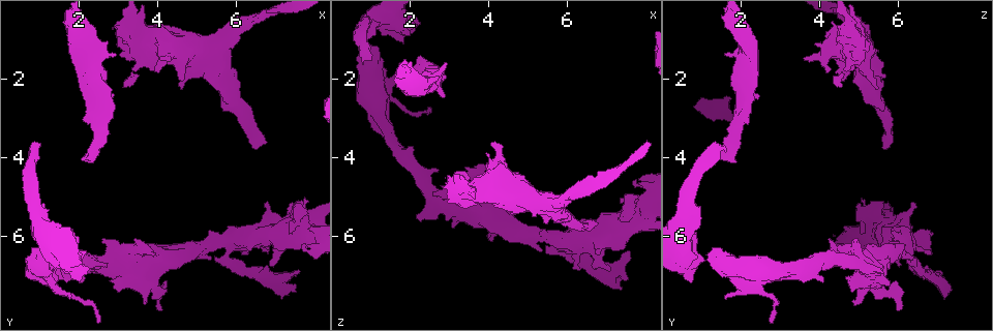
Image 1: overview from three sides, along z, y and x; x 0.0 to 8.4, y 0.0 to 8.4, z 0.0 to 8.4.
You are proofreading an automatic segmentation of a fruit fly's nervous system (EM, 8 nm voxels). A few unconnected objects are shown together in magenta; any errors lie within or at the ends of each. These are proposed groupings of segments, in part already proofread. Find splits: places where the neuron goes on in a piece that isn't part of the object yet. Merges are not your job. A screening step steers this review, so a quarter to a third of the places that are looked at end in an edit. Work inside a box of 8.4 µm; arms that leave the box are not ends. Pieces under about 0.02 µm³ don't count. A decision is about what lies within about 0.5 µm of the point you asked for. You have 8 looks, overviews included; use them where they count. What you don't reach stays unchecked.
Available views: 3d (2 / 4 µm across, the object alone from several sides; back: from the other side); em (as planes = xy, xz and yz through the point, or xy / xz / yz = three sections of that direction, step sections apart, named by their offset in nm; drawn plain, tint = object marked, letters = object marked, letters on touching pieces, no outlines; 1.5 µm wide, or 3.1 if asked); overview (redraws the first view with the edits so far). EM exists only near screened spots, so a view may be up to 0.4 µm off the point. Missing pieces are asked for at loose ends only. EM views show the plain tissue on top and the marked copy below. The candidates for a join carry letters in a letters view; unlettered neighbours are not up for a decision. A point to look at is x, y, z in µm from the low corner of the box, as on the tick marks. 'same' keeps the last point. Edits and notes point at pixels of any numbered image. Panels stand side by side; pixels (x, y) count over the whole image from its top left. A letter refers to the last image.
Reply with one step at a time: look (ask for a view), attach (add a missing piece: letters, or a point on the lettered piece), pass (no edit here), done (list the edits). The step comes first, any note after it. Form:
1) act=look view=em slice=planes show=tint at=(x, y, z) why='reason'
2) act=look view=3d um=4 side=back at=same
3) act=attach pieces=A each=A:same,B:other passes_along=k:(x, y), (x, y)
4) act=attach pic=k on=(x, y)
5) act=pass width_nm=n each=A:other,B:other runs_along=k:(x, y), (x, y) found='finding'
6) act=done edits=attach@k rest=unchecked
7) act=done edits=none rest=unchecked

act=look view=em slice=planes show=letters at=(2.85, 1.35, 1.60) why='free end'

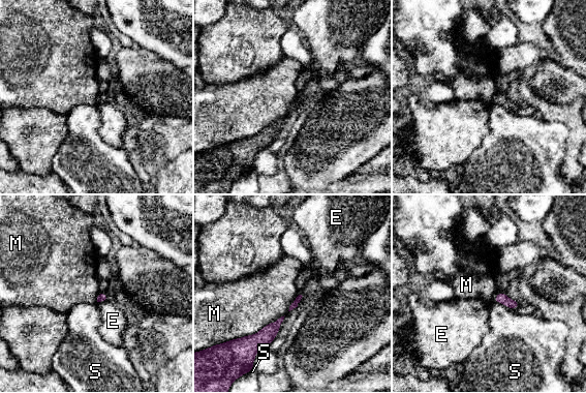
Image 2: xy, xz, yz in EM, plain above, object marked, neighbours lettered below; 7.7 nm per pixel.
act=pass longest_contact=M:420nm each=E:other,M:other,S:other border=2:(284, 314), (256, 332), (237, 339) found='no lettered piece goes on from it'

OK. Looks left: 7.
act=look view=3d um=4 at=(1.05, 3.75, 1.50) why='branch stops here'

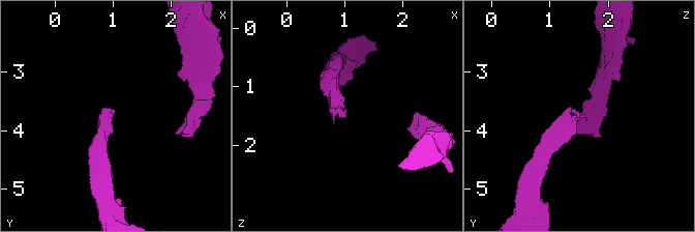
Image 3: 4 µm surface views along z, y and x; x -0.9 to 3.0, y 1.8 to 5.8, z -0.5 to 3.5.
act=look view=em slice=xy step=8 show=letters at=(1.05, 3.70, 1.55) why='need the tissue'

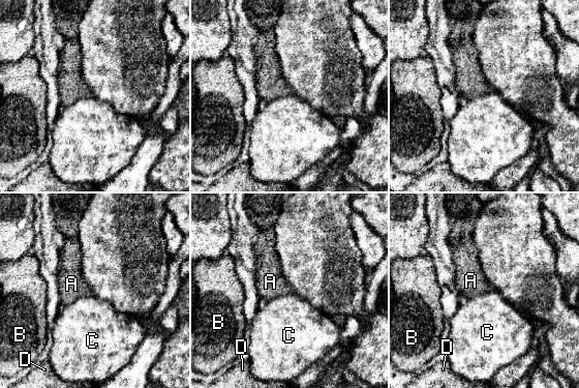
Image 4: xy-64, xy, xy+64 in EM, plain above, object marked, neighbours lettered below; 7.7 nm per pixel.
act=look view=em slice=planes show=letters at=same why='another direction'

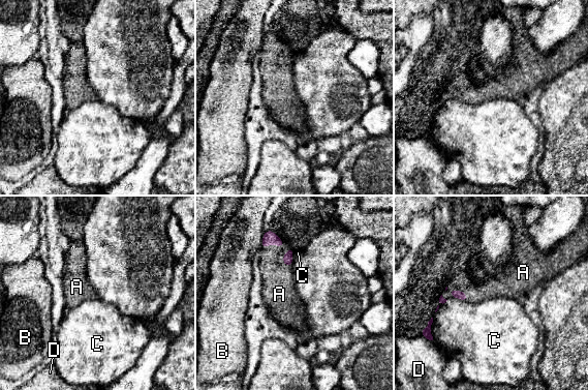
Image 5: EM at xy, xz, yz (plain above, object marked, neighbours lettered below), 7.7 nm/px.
act=attach pieces=A each=A:same,B:other,C:other,D:other found='the neuron continues'

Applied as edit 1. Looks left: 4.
act=look view=3d um=4 at=(6.45, 3.80, 5.60) why='branch stops here'

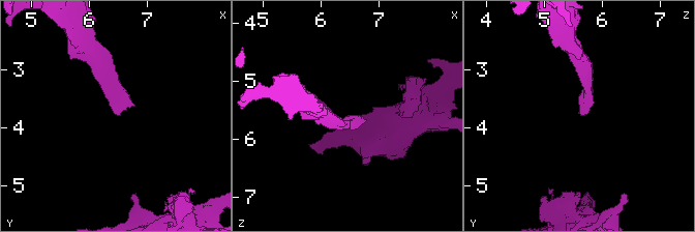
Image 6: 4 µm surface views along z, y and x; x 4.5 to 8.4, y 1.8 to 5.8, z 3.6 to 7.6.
act=look view=em slice=xz step=8 show=letters at=(6.50, 3.80, 5.65)

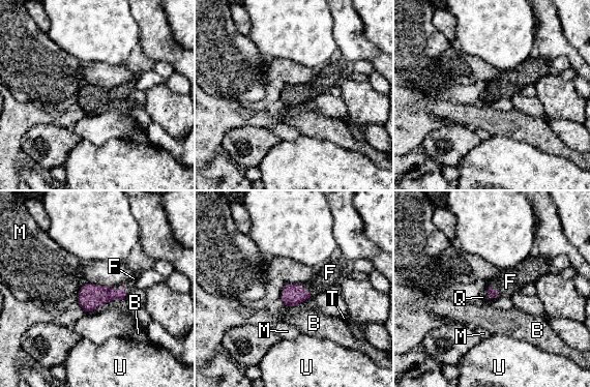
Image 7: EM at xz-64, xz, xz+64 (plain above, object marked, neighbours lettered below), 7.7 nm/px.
act=attach pieces=F longest_contact=F:140nm each=B:other,F:same,M:other,Q:other,T:other,U:other passes_along=7:(91, 296), (121, 287), (128, 286) found='the neuron continues'

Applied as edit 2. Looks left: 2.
act=done edits=attach@5,attach@7 rest=unchecked

